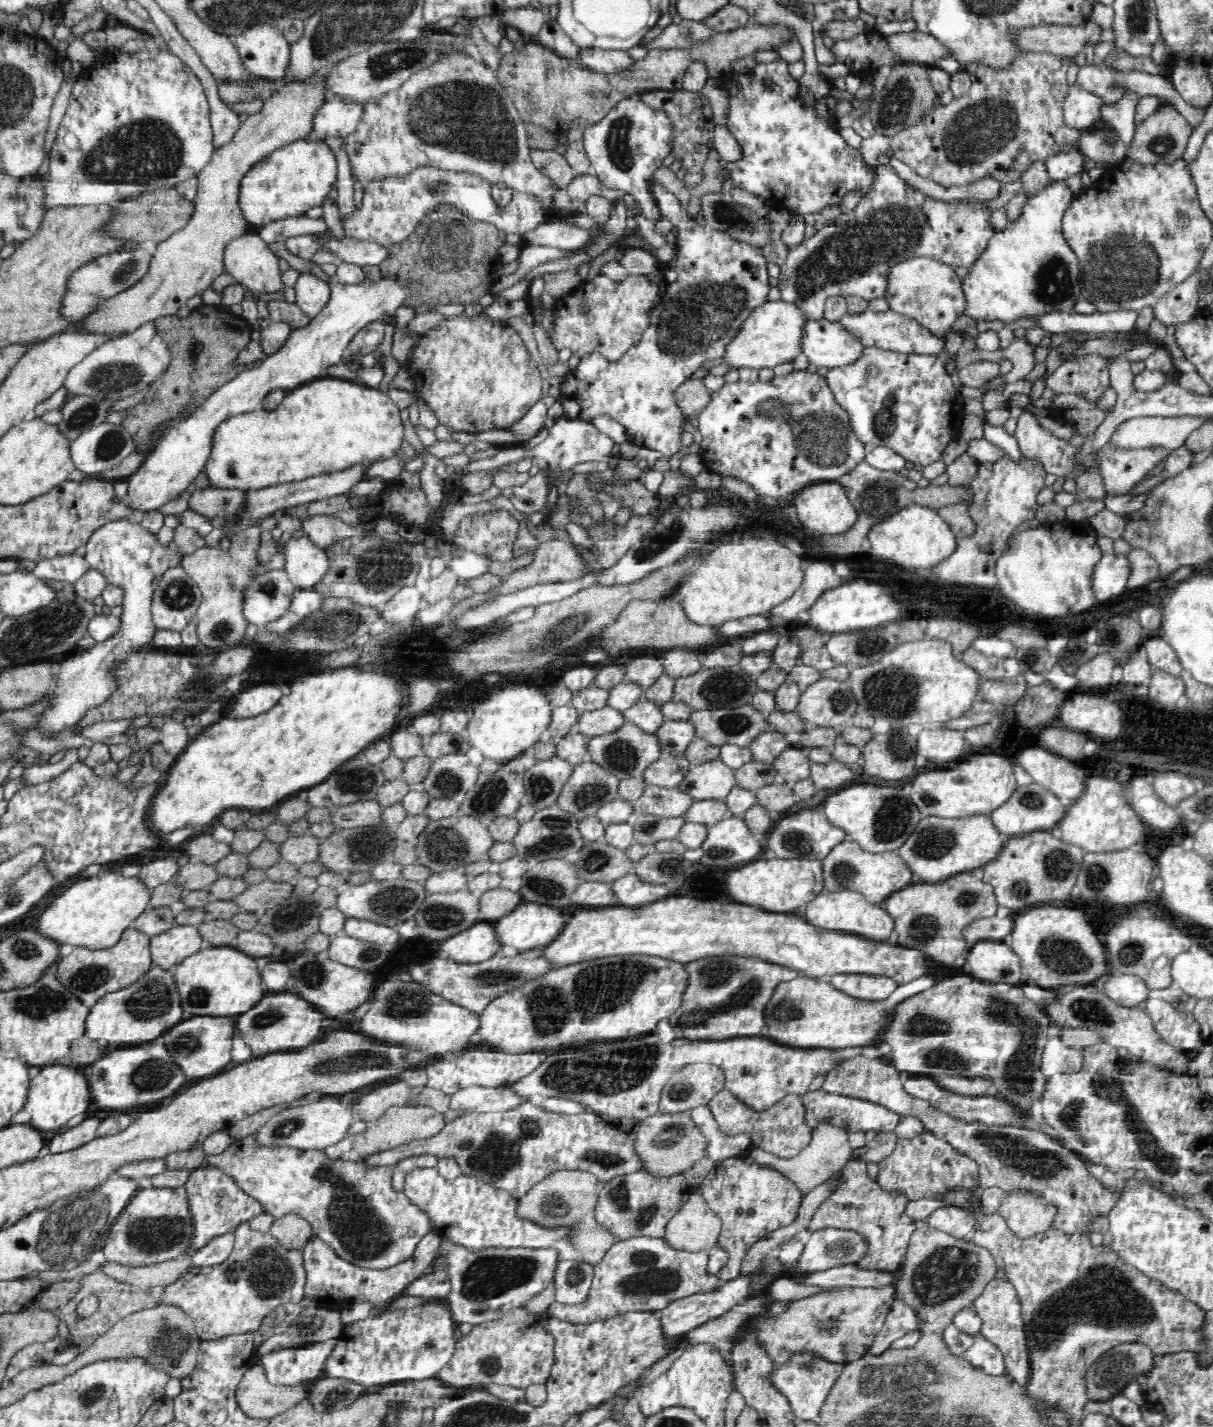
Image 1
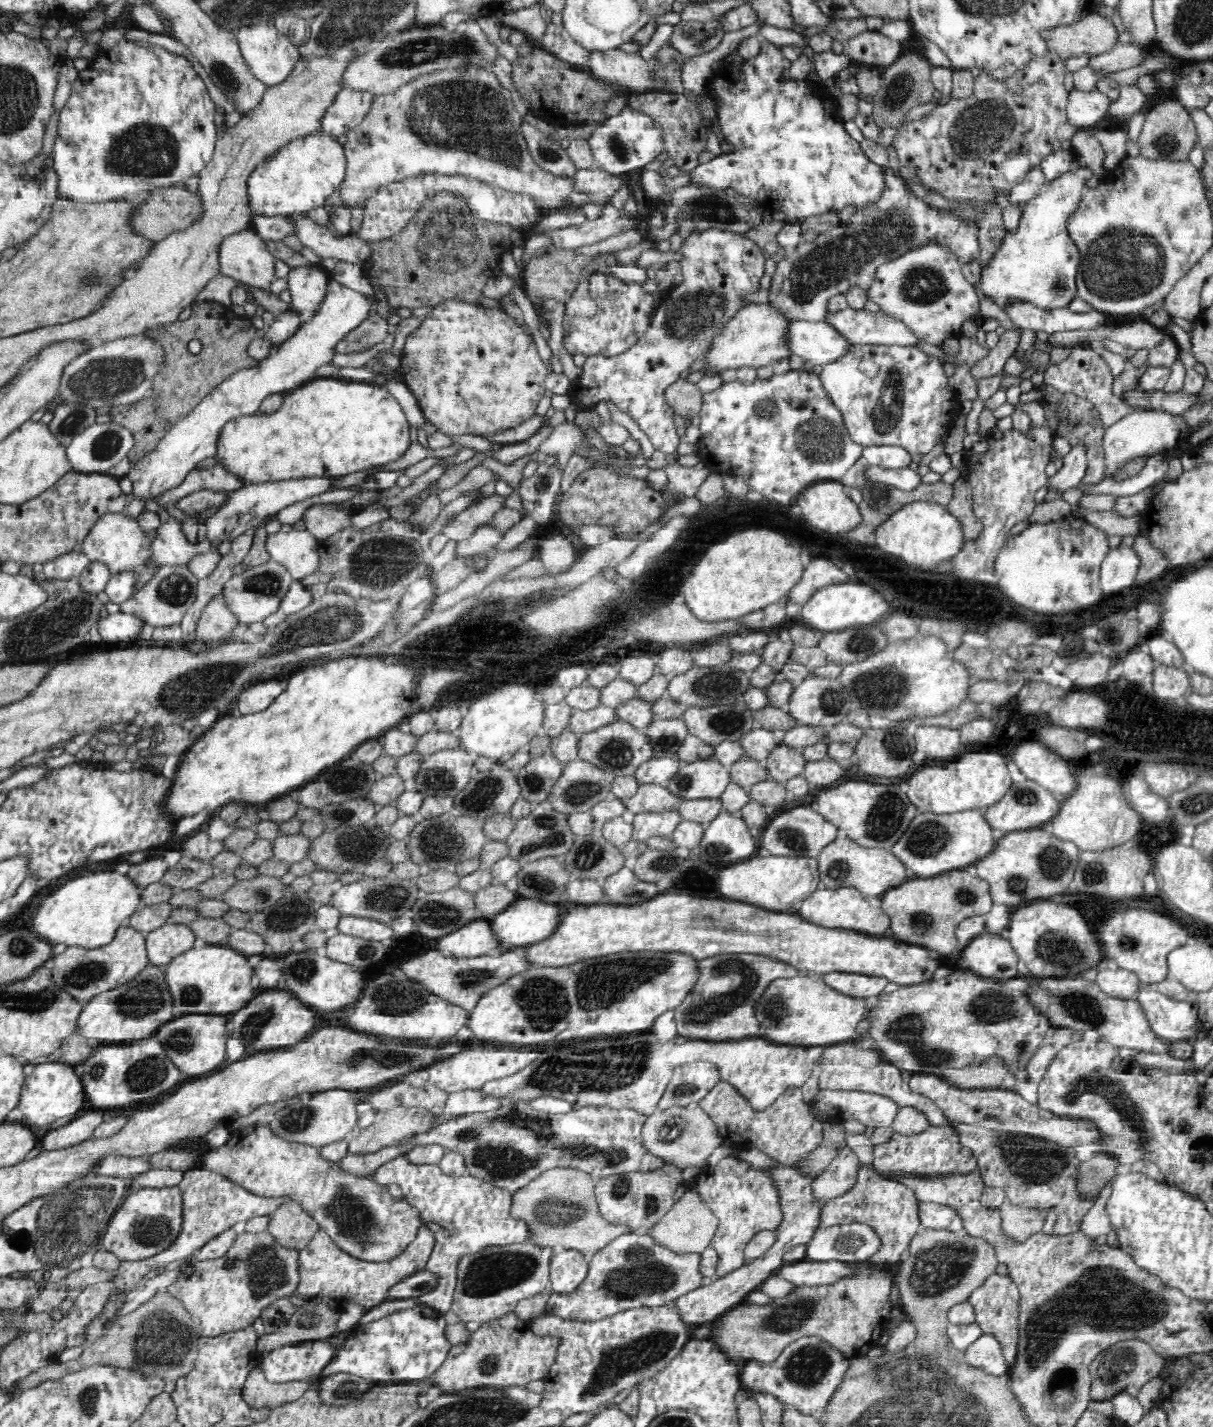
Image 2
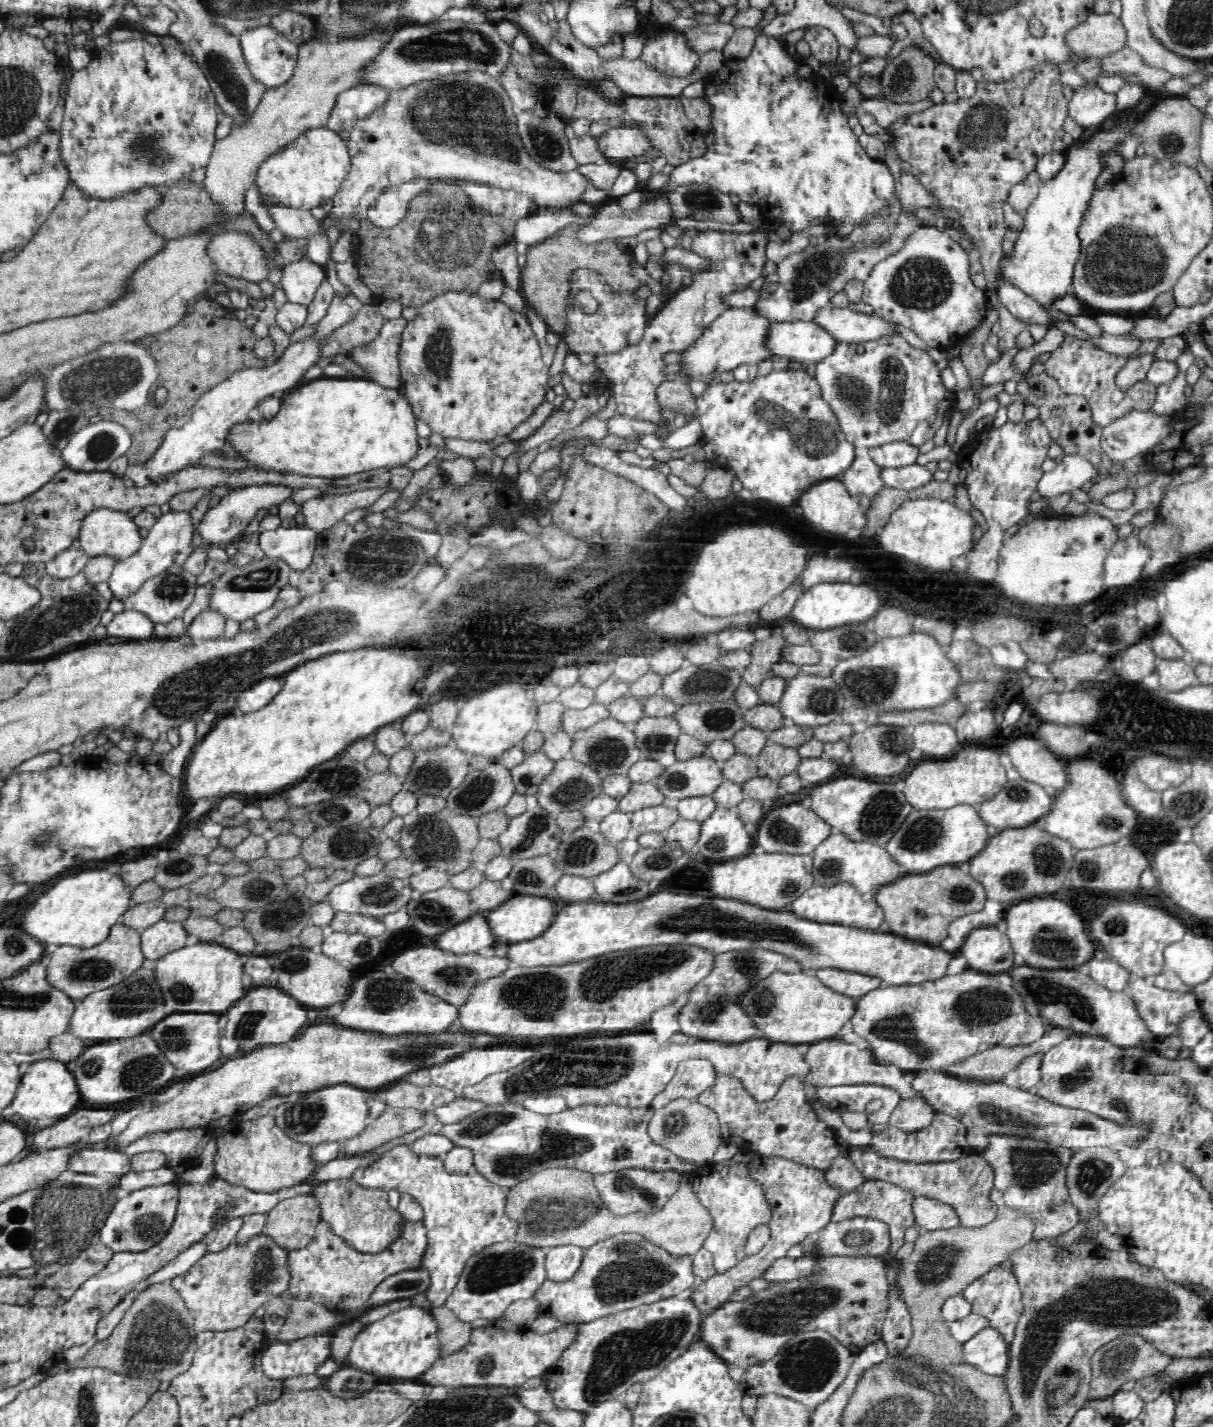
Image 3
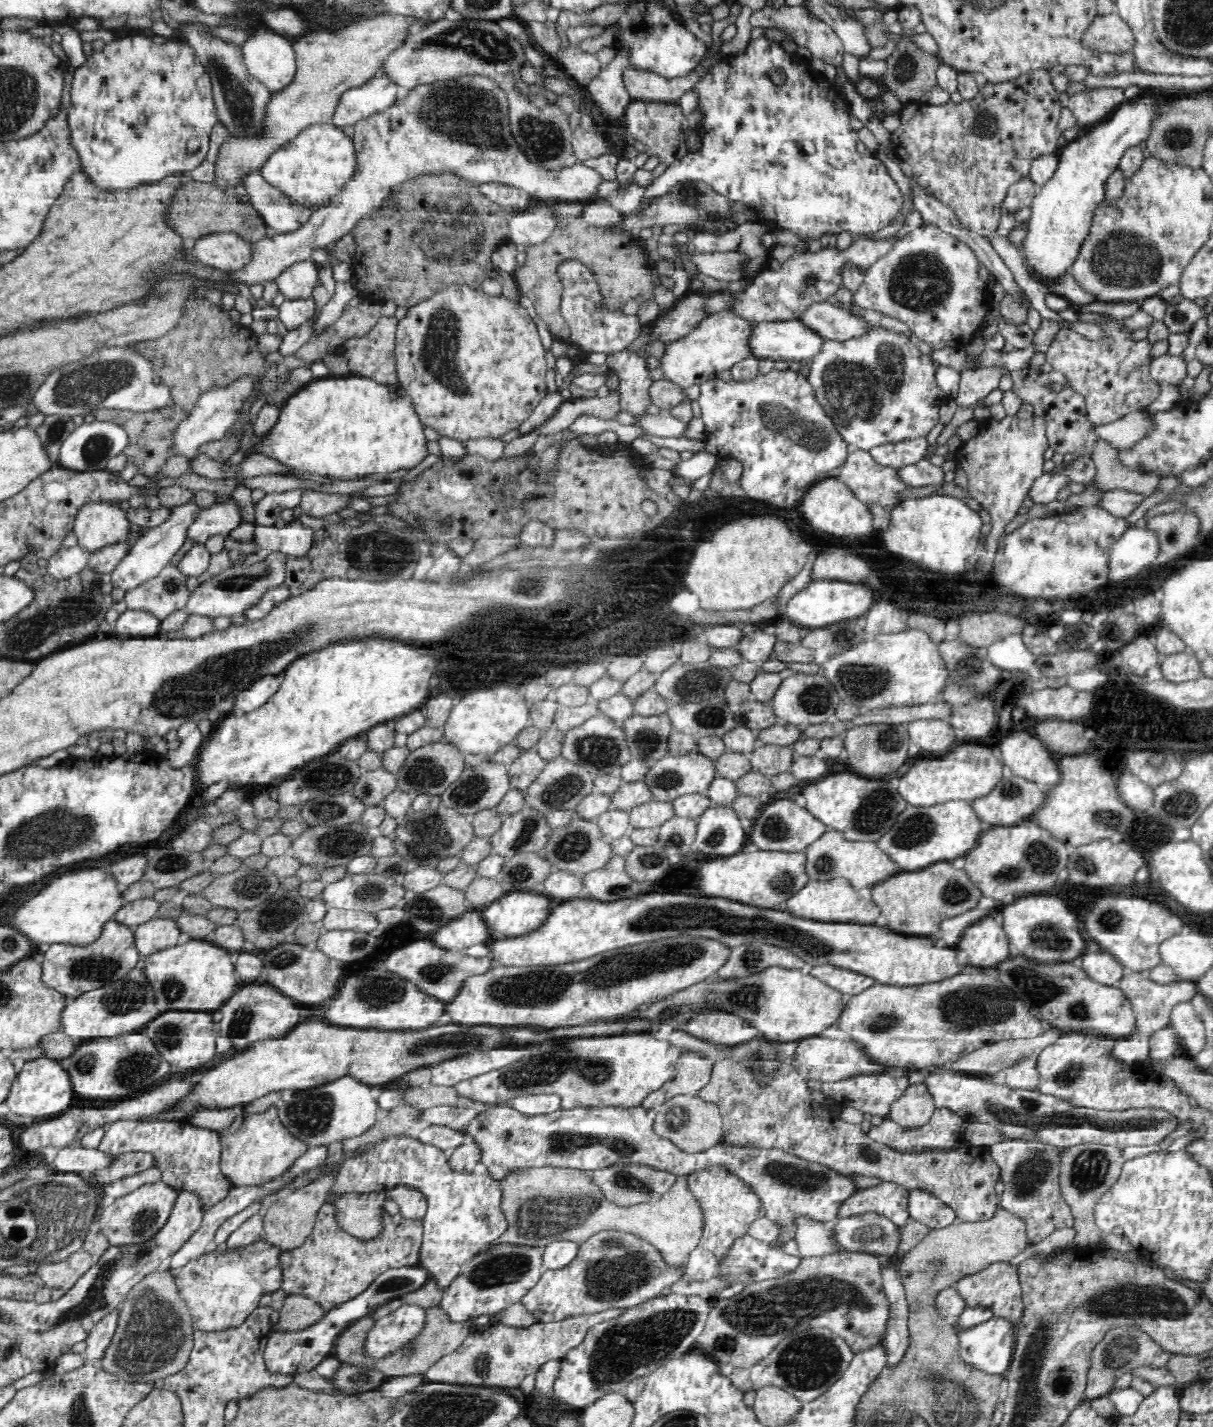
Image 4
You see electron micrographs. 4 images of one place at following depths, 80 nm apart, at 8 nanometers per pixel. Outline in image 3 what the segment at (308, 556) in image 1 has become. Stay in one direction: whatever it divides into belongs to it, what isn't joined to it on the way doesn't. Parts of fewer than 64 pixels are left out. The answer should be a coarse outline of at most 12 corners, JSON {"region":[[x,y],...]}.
{"region":[[308,526],[260,531],[268,557],[292,569],[312,560],[317,532]]}

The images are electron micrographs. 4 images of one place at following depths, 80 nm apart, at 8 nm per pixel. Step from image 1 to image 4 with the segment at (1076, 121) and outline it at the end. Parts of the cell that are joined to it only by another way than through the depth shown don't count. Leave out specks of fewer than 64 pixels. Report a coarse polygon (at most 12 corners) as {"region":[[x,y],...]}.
{"region":[[1124,88],[1073,94],[1068,108],[1091,127],[1124,103]]}

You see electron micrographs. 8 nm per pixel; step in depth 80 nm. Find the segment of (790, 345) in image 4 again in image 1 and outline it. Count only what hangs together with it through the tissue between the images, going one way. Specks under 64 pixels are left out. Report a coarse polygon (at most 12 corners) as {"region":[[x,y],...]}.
{"region":[[806,321],[799,350],[814,366],[842,366],[864,348],[836,321]]}

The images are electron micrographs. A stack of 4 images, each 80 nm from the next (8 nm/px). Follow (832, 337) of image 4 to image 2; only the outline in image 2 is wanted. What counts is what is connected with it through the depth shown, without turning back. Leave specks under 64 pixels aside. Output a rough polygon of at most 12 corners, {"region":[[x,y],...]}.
{"region":[[882,312],[823,316],[850,345],[914,345],[914,333]]}

